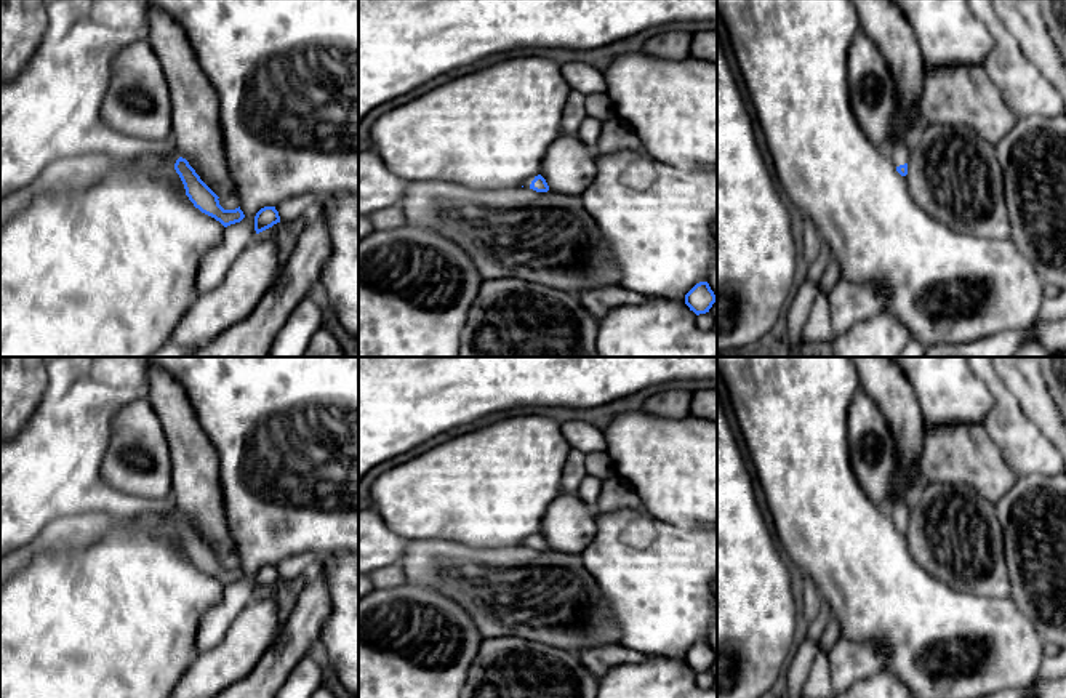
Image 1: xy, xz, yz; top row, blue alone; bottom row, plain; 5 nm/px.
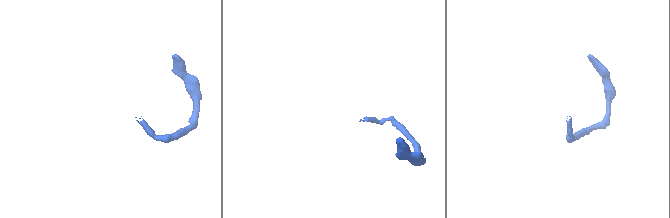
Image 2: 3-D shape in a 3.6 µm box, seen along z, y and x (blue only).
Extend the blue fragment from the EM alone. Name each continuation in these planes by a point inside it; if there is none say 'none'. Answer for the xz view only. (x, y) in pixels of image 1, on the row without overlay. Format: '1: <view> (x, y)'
1: xz (653, 677)

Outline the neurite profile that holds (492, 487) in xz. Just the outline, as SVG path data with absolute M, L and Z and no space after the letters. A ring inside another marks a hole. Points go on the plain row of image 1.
M546 415L511 416L490 426L479 427L467 434L458 435L378 475L370 487L373 509L379 512L391 532L410 541L440 540L448 543L459 543L477 549L522 546L528 536L541 533L541 524L547 512L547 507L562 491L562 475L570 451L571 447L562 434L560 423L557 423L555 419Z

